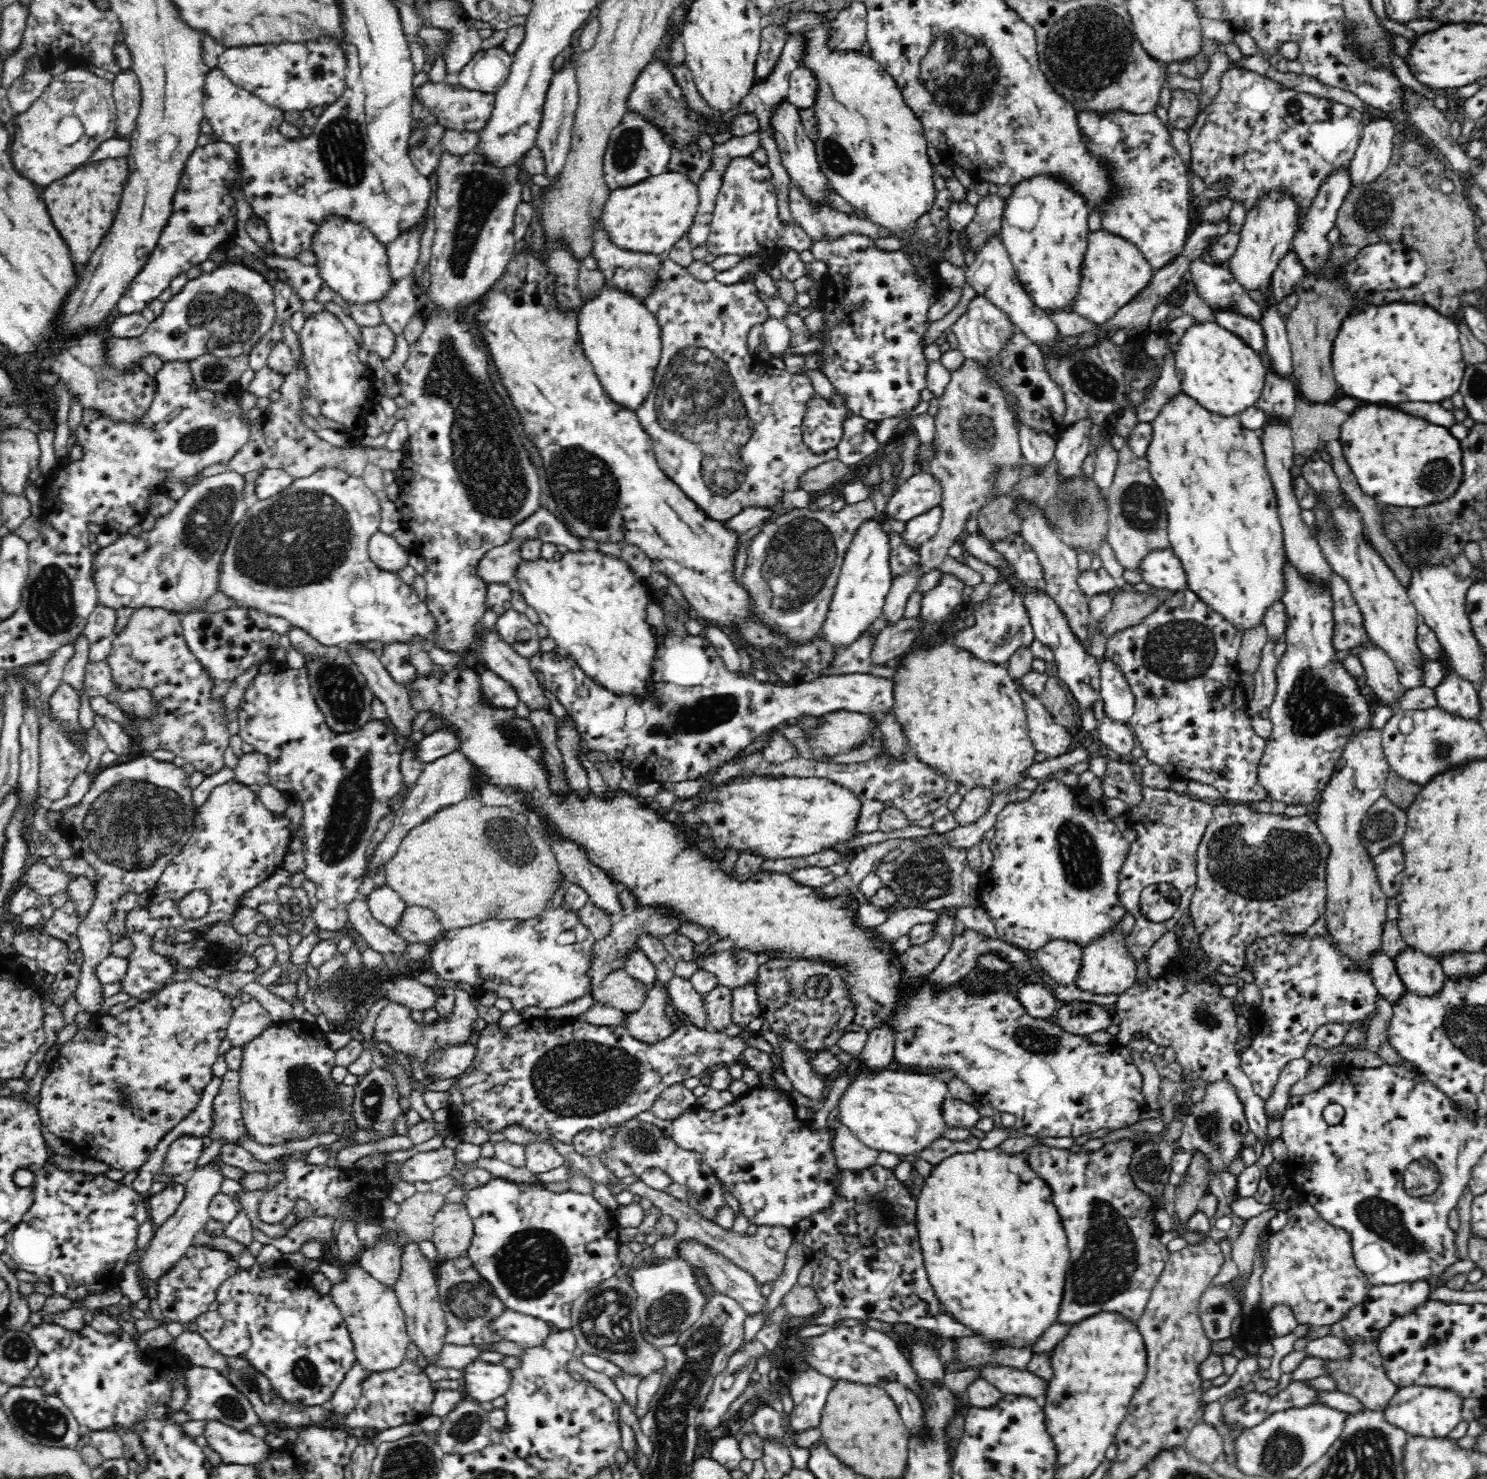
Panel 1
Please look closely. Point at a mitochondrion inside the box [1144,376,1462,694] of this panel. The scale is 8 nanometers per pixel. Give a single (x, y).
(1436, 476)

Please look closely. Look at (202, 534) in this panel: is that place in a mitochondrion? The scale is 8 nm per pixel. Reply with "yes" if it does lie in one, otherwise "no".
yes

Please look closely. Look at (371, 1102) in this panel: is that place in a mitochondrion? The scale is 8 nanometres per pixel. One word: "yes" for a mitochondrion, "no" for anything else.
yes

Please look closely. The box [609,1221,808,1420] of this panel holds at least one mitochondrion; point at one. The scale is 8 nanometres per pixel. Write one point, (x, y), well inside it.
(669, 1313)

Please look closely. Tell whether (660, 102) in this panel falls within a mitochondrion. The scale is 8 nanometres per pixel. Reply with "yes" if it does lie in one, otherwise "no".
yes

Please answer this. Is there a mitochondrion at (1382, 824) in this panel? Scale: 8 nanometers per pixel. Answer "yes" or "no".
yes

